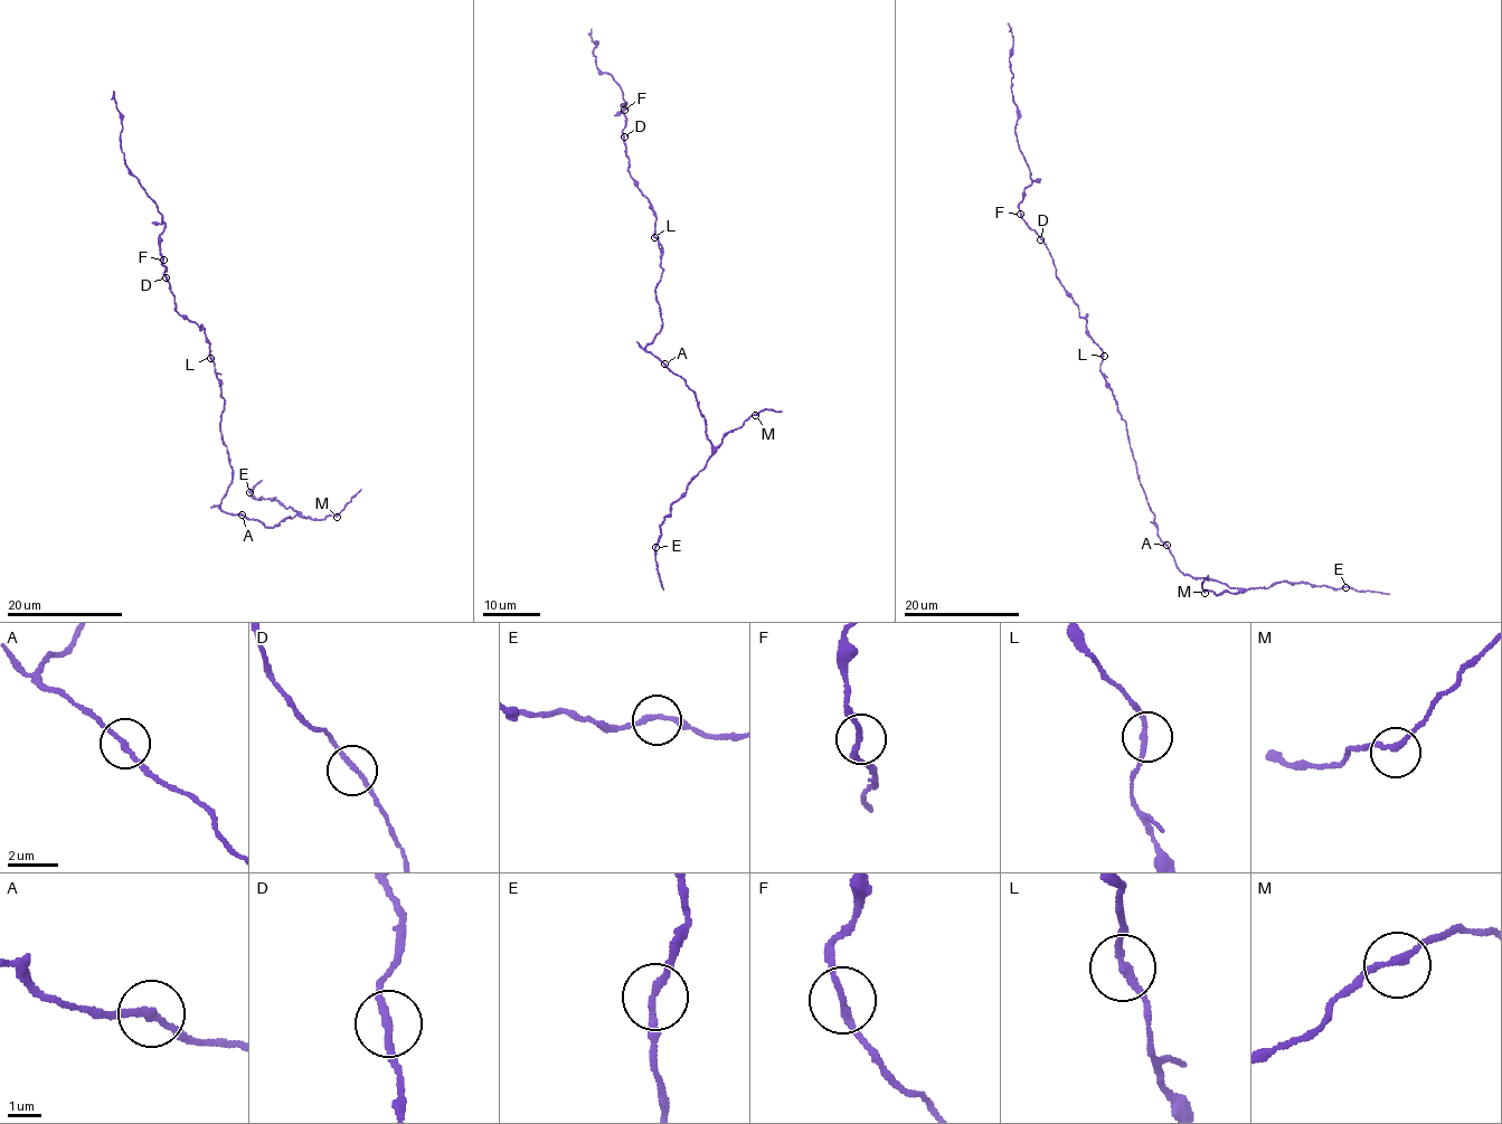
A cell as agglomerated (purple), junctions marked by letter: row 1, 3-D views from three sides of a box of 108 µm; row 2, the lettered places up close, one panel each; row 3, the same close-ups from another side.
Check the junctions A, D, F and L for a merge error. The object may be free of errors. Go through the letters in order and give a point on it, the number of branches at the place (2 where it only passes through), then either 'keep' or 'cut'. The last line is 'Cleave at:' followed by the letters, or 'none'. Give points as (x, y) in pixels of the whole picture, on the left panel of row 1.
A: at (242, 515); 2 branches meet; keep
D: at (166, 277); 2 branches meet; keep
F: at (163, 260); 2 branches meet; keep
L: at (210, 358); 2 branches meet; keep
Cleave at: none

